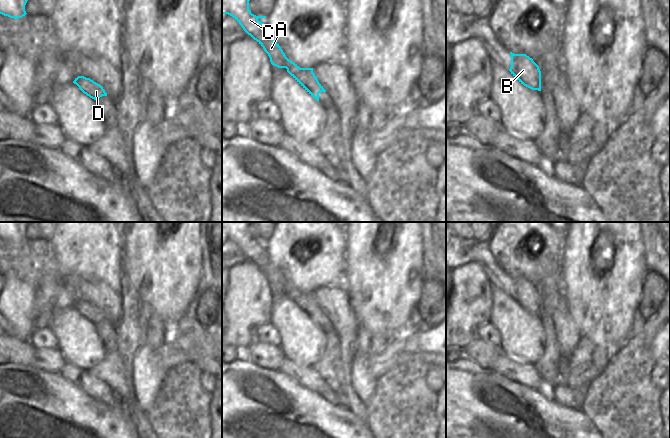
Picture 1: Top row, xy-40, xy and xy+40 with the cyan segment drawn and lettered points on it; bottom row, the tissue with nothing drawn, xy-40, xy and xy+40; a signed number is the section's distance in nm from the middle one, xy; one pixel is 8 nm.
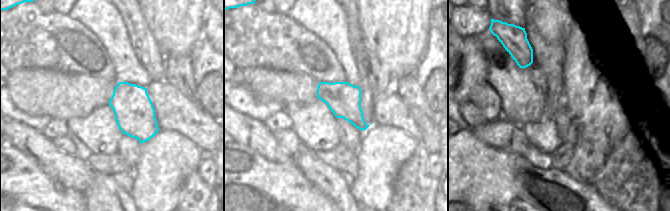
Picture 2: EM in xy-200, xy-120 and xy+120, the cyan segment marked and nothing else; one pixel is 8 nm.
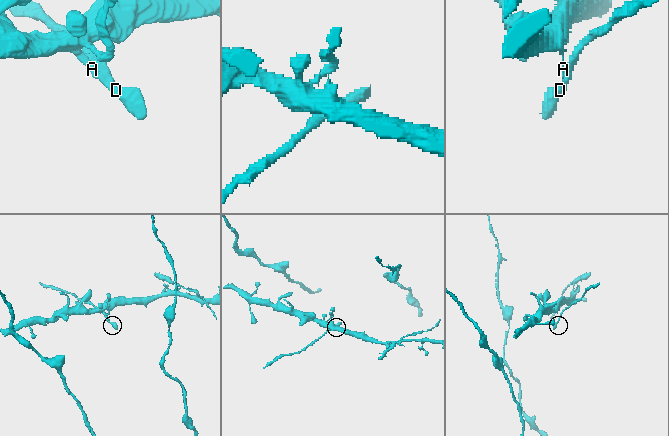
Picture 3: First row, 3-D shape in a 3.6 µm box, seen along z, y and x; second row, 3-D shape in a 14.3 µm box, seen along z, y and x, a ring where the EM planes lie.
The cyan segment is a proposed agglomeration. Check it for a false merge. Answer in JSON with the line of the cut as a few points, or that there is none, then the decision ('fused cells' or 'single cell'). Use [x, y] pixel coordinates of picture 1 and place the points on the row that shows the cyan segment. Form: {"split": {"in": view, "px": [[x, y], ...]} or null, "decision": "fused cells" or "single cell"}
{"split": {"in": "xy", "px": [[287, 58], [284, 67]]}, "decision": "fused cells"}

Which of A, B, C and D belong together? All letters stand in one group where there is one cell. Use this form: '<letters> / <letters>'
A C / B D

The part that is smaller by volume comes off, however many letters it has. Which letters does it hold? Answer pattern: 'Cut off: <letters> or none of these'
Cut off: B, D

